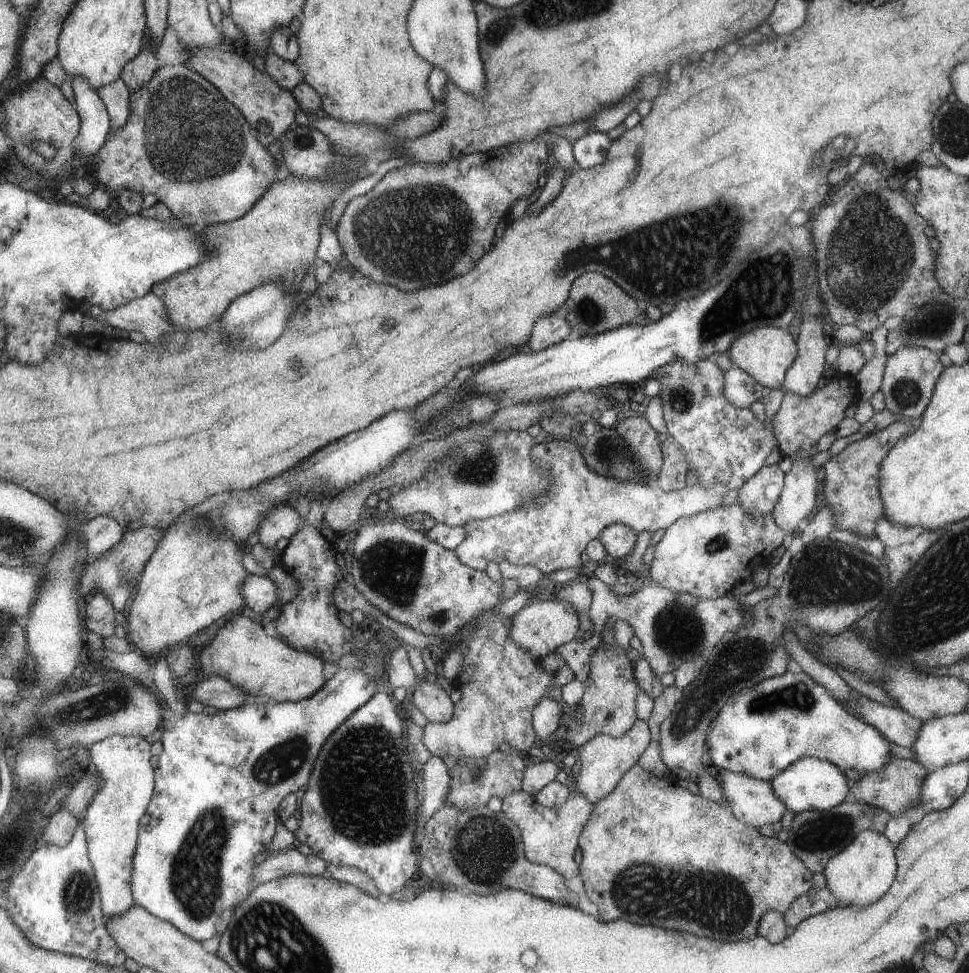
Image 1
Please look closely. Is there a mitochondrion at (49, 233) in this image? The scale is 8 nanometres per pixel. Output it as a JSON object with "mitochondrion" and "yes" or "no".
{"mitochondrion":"no"}

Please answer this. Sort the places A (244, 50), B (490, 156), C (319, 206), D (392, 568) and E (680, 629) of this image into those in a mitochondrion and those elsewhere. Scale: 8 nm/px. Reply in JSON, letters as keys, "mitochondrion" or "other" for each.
{"A":"other","B":"other","C":"other","D":"mitochondrion","E":"mitochondrion"}

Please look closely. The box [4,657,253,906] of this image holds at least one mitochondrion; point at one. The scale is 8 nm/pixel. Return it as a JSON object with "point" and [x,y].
{"point":[106,702]}

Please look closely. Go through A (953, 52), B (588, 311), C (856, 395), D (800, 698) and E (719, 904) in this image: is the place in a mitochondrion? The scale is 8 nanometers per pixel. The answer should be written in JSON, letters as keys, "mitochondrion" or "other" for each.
{"A":"other","B":"mitochondrion","C":"other","D":"mitochondrion","E":"mitochondrion"}

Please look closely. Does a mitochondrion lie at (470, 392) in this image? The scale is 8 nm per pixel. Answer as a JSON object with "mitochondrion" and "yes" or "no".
{"mitochondrion":"no"}

